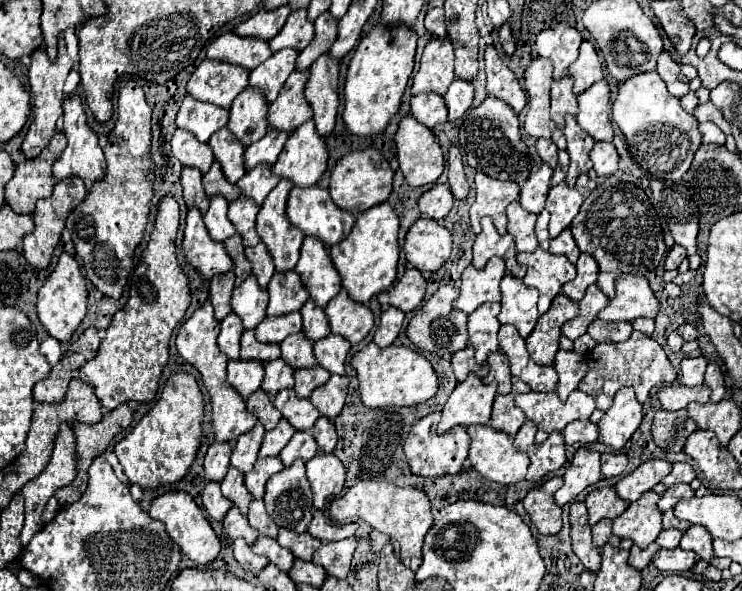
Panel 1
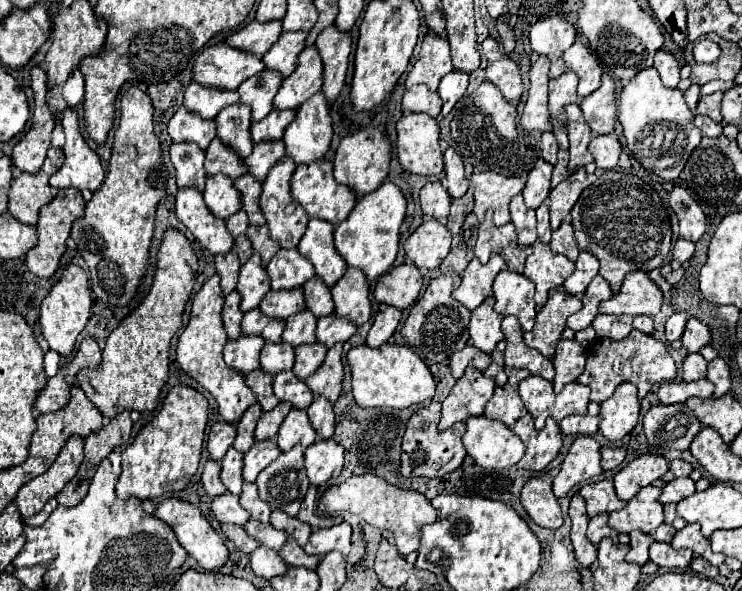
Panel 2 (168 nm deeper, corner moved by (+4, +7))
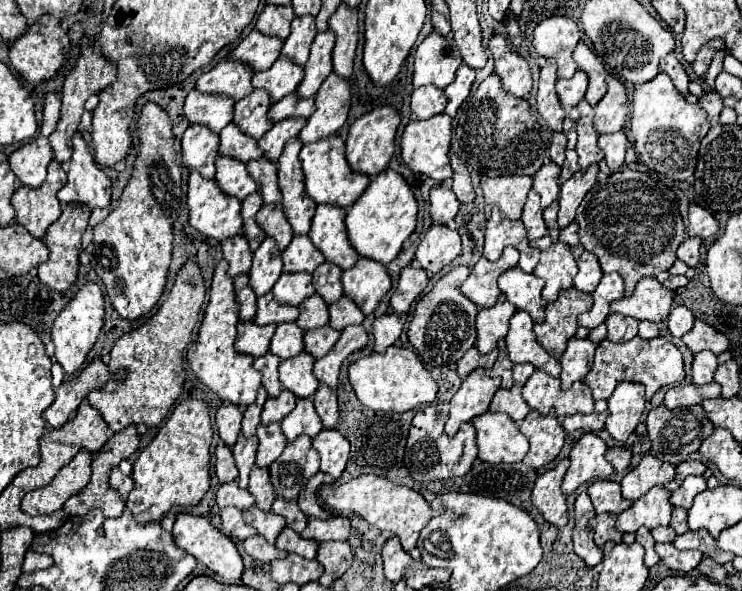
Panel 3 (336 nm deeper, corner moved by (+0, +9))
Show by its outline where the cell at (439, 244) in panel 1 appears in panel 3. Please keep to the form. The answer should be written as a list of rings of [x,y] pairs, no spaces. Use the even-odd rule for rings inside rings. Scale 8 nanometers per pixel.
[[[433,224],[425,238],[421,240],[415,260],[423,270],[437,274],[443,266],[451,264],[453,258],[461,254],[461,238],[457,230],[451,230],[445,224]]]

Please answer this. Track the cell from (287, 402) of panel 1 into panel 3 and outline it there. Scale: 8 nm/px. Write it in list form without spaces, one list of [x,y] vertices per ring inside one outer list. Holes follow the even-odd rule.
[[[301,352],[289,360],[281,360],[279,364],[281,384],[287,390],[291,390],[295,396],[309,398],[319,386],[317,378],[313,376],[313,362],[315,358],[311,358],[311,354],[307,352]]]

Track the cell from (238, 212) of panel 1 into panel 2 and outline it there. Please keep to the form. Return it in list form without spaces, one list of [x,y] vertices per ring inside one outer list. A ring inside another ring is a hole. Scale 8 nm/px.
[[[243,174],[239,180],[233,182],[235,188],[241,194],[241,208],[247,212],[249,216],[249,224],[253,226],[263,226],[265,218],[259,210],[259,194],[261,194],[261,182],[255,182],[255,178],[251,178],[249,174]]]

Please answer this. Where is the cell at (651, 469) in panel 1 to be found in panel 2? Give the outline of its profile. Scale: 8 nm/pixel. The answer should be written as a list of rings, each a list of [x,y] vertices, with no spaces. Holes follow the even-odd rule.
[[[643,454],[629,462],[615,474],[615,490],[619,500],[631,500],[643,486],[661,478],[669,468],[669,462],[659,454]]]

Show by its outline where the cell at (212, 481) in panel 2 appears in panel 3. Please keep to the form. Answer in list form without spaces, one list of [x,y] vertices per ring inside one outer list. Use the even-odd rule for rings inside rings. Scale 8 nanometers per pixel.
[[[219,442],[217,444],[217,450],[215,450],[215,474],[219,478],[221,484],[225,482],[233,482],[237,478],[237,470],[235,470],[235,460],[233,460],[233,454],[231,454],[231,448],[227,448],[225,442]]]

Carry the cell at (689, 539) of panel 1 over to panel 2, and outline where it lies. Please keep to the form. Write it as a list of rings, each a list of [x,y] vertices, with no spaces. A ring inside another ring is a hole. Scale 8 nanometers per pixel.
[[[687,524],[683,530],[677,530],[677,534],[673,536],[671,546],[677,548],[677,550],[679,548],[689,548],[697,556],[701,556],[709,548],[709,540],[701,534],[699,524]]]

